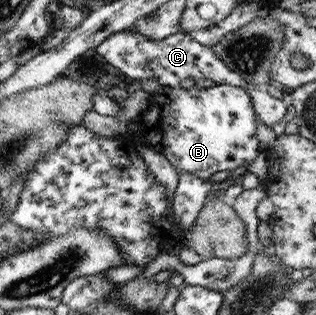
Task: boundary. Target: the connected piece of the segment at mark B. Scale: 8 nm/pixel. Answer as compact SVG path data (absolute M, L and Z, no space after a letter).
M215 84L208 88L190 88L185 90L180 85L175 87L161 87L157 94L153 93L150 106L131 120L137 125L137 132L132 135L139 143L154 148L173 164L177 173L192 173L196 177L207 181L214 173L234 170L237 167L251 164L257 159L261 150L257 140L257 121L255 104L252 102L251 92L247 87L237 87L229 84Z

